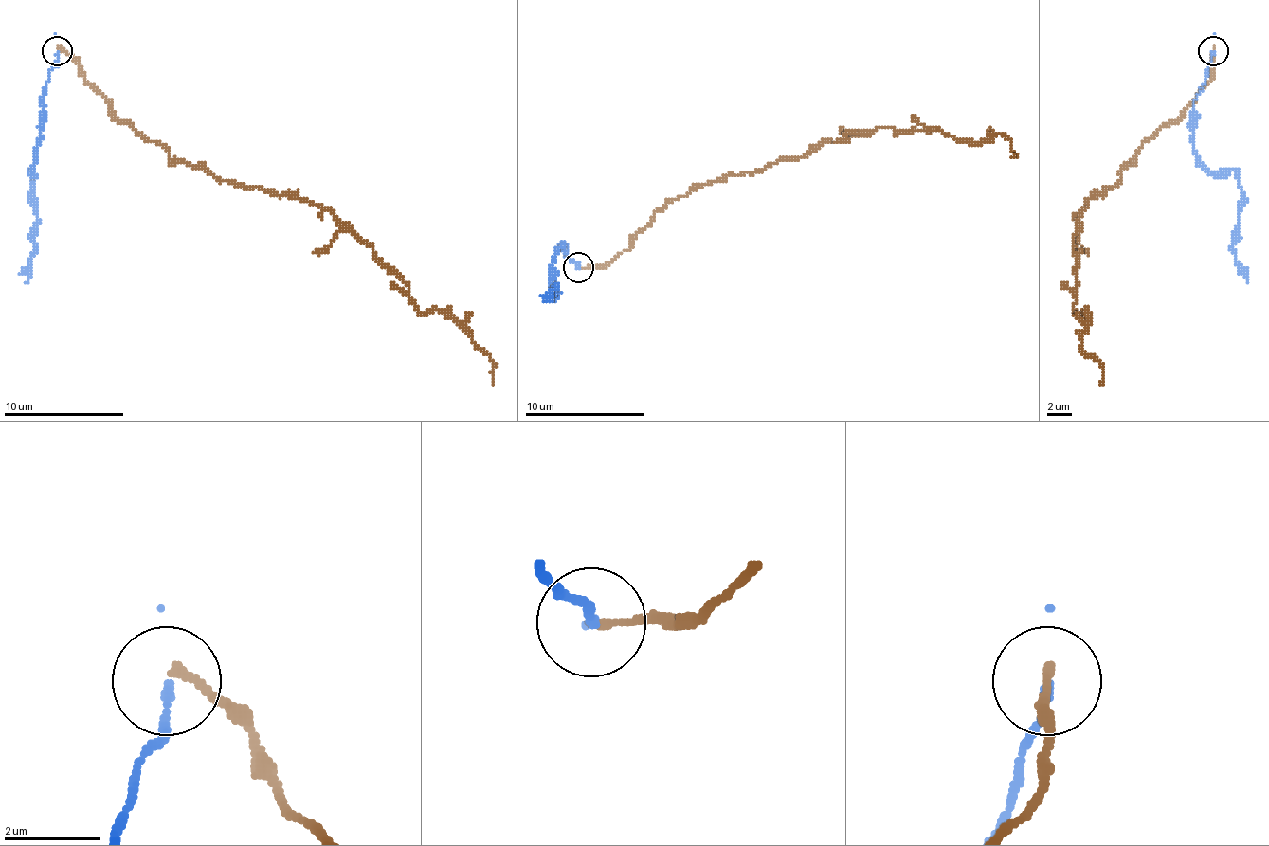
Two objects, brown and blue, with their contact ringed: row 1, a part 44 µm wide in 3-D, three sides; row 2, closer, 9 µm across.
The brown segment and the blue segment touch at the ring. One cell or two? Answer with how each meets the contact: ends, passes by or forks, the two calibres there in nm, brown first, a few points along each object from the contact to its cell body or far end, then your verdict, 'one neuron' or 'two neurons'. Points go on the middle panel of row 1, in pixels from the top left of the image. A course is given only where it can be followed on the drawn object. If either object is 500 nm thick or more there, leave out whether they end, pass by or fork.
brown ends; blue passes by; calibres 170 and 100 nm; course brown (579, 268), (606, 268), (693, 188), (879, 127), (936, 127), (984, 142), (999, 134), (1014, 154); course blue (579, 268), (564, 247), (558, 247), (552, 265), (552, 289), (555, 296), (555, 286), (546, 301); two neurons

